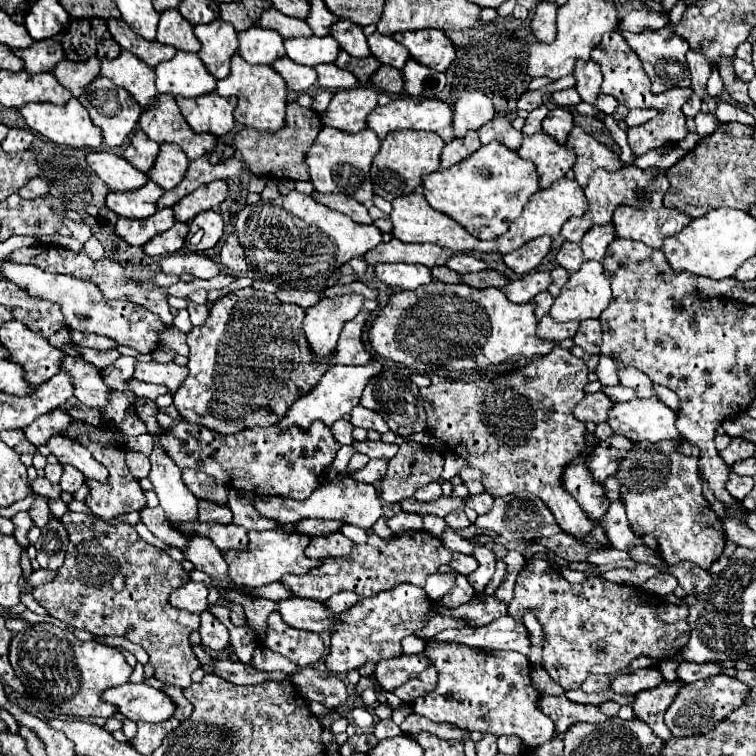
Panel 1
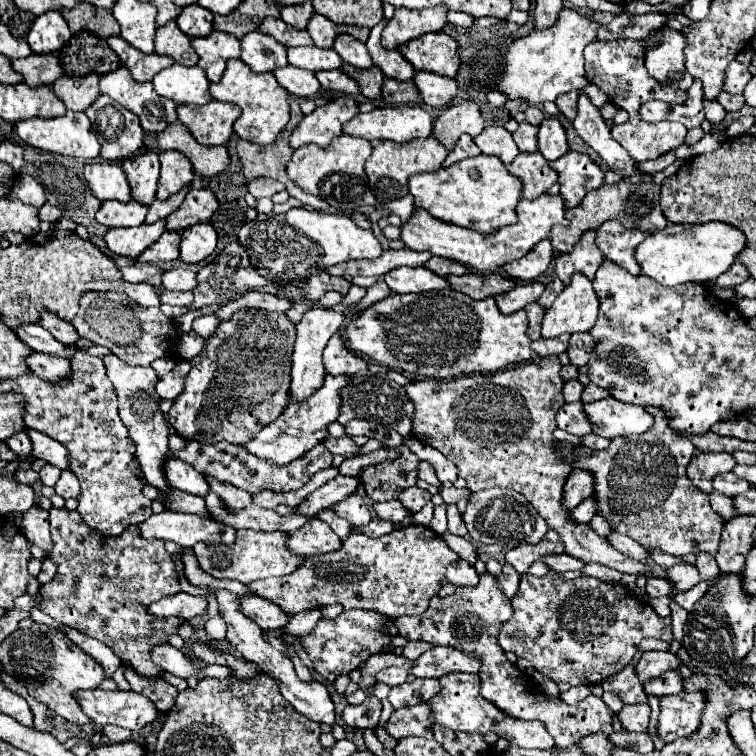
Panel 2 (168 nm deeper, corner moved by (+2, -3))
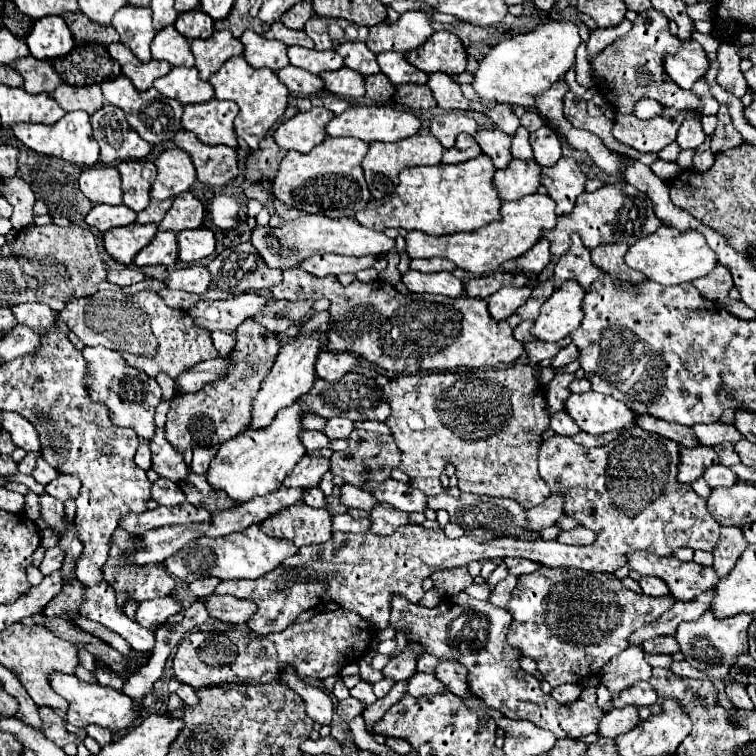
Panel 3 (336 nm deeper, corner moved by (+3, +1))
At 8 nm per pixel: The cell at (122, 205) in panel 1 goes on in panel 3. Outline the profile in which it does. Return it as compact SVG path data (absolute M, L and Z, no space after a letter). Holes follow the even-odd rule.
M98 204L90 210L90 214L86 216L86 224L100 230L100 232L108 232L110 228L116 226L126 226L130 222L136 220L136 212L132 212L130 208L126 208L124 204L120 206L106 206L106 204Z

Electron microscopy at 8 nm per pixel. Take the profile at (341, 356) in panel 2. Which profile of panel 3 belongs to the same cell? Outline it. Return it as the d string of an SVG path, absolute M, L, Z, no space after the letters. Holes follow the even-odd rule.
M324 350L324 352L318 354L318 360L316 360L314 370L316 370L316 376L318 378L332 382L332 380L342 378L354 366L358 366L358 360L352 354Z

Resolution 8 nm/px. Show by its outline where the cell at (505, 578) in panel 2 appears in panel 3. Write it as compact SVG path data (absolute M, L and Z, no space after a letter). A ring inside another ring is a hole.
M486 582L482 584L470 584L470 588L464 590L468 596L472 598L478 598L478 600L486 600L490 596L490 588L486 588Z

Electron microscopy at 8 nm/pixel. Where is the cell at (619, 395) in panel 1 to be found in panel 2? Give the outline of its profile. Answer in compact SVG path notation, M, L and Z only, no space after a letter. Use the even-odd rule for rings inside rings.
M587 384L581 400L583 400L583 402L597 402L597 400L603 400L603 398L607 398L607 396L609 396L609 392L607 392L605 388L599 388L599 386L595 386L595 384Z

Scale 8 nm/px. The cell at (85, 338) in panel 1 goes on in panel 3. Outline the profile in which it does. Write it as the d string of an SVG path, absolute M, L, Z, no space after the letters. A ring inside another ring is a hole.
M18 304L14 308L10 308L14 318L18 320L18 324L24 324L28 328L32 328L34 332L48 332L54 328L56 318L54 318L54 310L46 304Z

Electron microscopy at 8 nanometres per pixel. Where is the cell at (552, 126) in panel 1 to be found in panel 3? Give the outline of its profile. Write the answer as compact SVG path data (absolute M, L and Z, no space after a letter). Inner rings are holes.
M542 126L540 130L530 134L530 146L534 150L534 160L540 166L554 166L562 156L560 138L548 126Z

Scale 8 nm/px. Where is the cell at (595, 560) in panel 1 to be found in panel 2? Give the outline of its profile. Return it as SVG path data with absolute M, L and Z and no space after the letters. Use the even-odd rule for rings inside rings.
M561 554L561 556L549 556L549 558L543 558L545 564L549 564L555 572L565 572L565 570L581 570L585 566L585 562L577 560L577 558L571 558L567 554Z

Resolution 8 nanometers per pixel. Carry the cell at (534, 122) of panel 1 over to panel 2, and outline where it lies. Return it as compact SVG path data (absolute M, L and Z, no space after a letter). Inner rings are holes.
M525 120L519 122L517 132L513 132L515 144L521 152L535 152L537 150L537 126L527 124Z

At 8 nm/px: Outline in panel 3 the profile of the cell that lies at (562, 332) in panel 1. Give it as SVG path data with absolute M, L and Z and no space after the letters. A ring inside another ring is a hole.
M564 338L564 340L556 342L556 344L552 344L552 342L542 342L542 340L532 340L530 344L526 344L526 352L528 352L528 356L530 356L530 362L532 362L532 364L538 364L538 362L542 362L542 360L552 360L552 358L558 354L558 350L562 350L562 348L568 346L570 342L572 342L570 338Z

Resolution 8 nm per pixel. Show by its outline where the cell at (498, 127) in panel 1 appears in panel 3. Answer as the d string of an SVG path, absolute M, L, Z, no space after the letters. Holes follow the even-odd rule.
M486 128L486 130L476 132L474 138L480 144L482 152L492 158L496 168L506 168L508 166L508 162L512 160L512 156L510 156L512 138L508 134L504 134L498 128Z

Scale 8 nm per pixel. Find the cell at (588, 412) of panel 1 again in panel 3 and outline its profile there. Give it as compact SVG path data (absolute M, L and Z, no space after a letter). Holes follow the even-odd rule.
M564 410L556 412L556 414L550 418L550 428L552 428L556 434L560 434L560 436L574 436L574 434L580 432L578 424L574 424L574 420L572 420Z

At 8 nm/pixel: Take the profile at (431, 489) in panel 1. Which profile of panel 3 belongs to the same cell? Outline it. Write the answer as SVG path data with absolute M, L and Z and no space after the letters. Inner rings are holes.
M398 480L384 482L382 486L378 486L378 490L372 492L372 496L406 512L424 512L426 508L426 494Z

